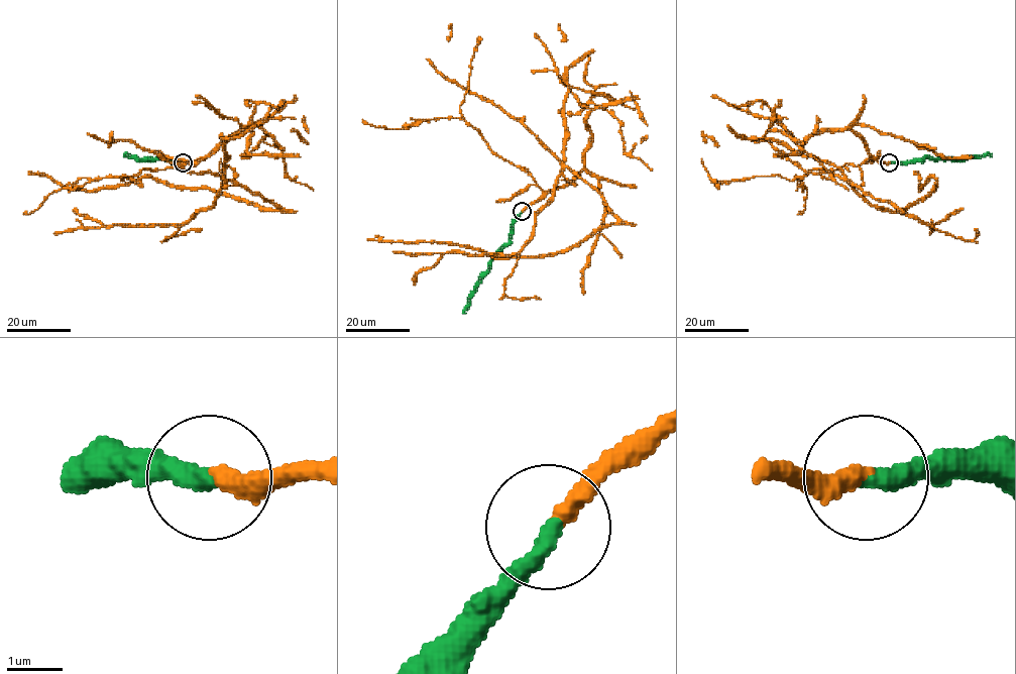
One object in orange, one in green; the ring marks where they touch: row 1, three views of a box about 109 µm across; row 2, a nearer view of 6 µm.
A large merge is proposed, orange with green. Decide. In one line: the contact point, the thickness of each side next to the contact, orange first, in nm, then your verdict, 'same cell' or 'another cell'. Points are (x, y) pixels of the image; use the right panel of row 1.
place (889, 162); calibres 340 and 360 nm; same cell

